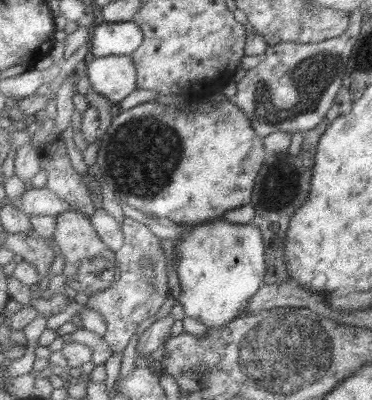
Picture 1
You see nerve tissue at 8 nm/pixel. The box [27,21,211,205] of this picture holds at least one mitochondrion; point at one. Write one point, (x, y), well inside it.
(145, 151)

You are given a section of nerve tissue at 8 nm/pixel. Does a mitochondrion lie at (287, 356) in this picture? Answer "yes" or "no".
yes

